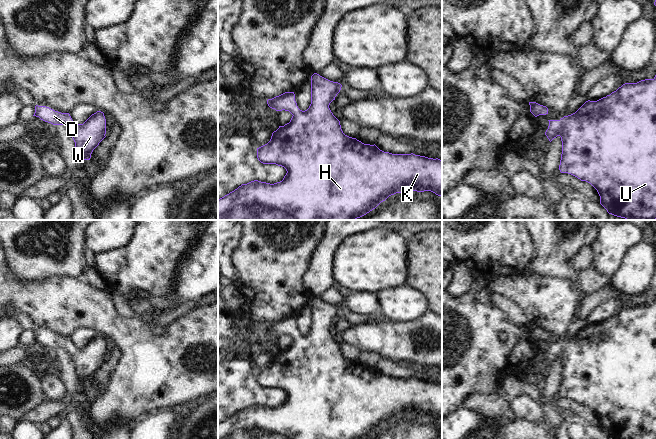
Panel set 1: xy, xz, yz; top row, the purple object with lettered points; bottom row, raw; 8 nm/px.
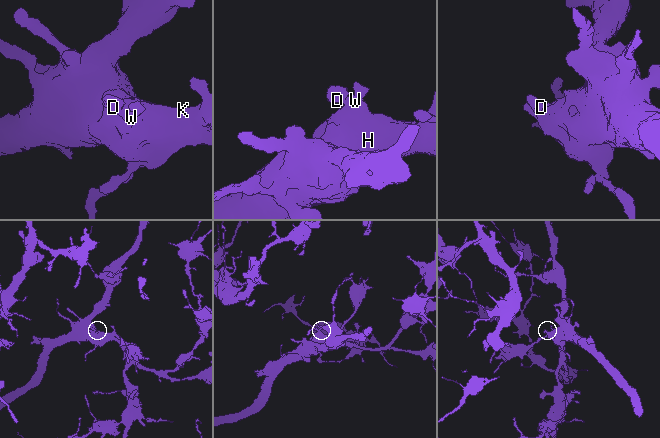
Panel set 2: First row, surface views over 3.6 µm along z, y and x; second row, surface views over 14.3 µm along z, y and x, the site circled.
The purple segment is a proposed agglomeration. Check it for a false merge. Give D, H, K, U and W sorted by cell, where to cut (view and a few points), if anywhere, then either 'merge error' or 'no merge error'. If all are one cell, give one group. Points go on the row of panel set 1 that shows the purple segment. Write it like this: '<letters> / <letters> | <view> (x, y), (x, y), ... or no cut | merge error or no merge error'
D H K U W | no cut | no merge error

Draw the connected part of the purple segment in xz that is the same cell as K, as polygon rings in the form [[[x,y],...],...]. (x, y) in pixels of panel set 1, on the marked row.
[[[314,73],[311,76],[311,104],[307,110],[298,108],[294,92],[267,100],[270,108],[289,111],[293,116],[289,123],[272,133],[267,144],[257,148],[257,158],[263,164],[282,166],[287,173],[280,182],[270,184],[254,180],[218,199],[218,220],[356,220],[396,193],[431,191],[442,196],[442,160],[413,153],[384,152],[375,144],[364,144],[343,133],[340,121],[329,108],[341,87],[340,83]]]

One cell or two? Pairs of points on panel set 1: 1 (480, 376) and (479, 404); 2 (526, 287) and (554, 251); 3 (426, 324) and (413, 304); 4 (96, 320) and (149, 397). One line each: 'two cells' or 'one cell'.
1: two cells
2: two cells
3: two cells
4: one cell

